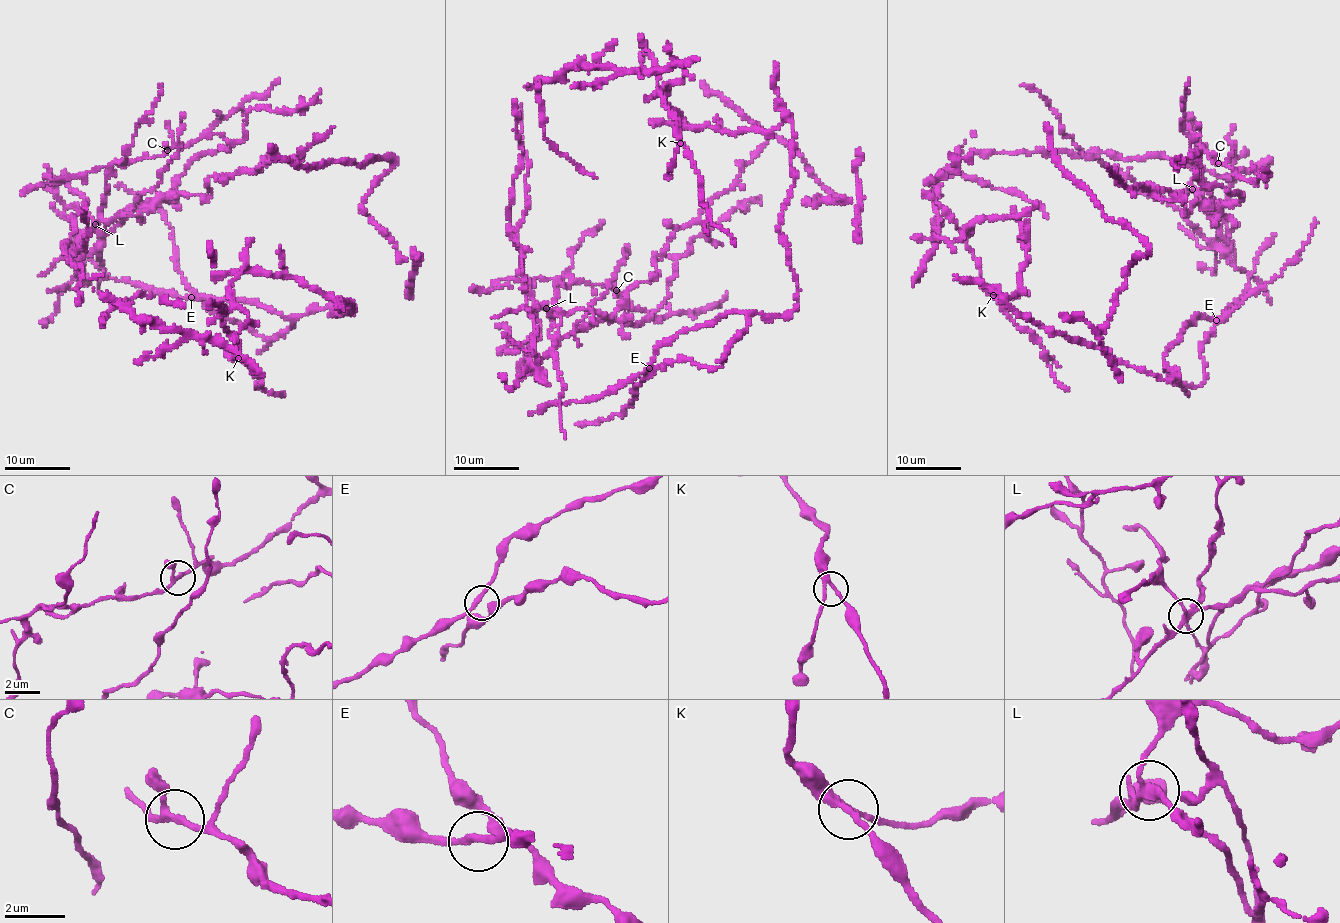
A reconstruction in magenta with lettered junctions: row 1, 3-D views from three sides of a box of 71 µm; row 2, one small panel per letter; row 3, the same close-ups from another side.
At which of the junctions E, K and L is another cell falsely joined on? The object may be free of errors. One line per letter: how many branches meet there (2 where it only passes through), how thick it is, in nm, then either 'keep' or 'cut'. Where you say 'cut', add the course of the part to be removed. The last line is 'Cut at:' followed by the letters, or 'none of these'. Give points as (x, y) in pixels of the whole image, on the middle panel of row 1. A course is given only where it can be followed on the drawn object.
E: 3 branches meet; 200 nm thick; keep
K: 3 branches meet; 200 nm thick; keep
L: 3 branches meet; 200 nm thick; cut; foreign part runs (547, 308), (560, 324), (556, 345), (536, 363), (517, 234), (528, 198), (520, 104)
Cut at: L

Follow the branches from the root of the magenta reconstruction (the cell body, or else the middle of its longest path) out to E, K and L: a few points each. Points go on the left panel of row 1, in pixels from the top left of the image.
E: (210, 297), (191, 297)
K: (210, 297), (257, 300), (286, 317), (354, 306), (245, 265), (220, 315), (238, 358)
L: (210, 297), (174, 296), (106, 275), (100, 280), (104, 272), (97, 242), (104, 236), (108, 222), (95, 224)

